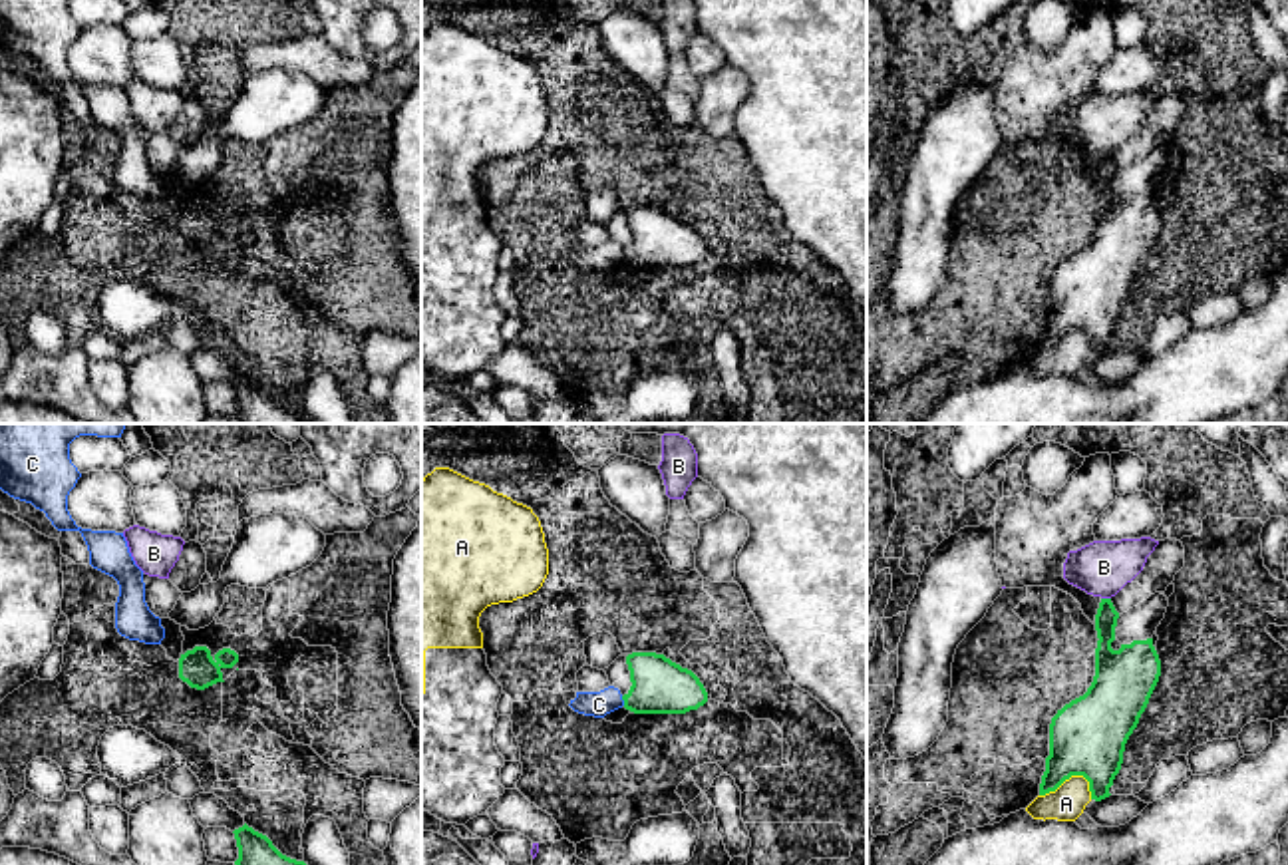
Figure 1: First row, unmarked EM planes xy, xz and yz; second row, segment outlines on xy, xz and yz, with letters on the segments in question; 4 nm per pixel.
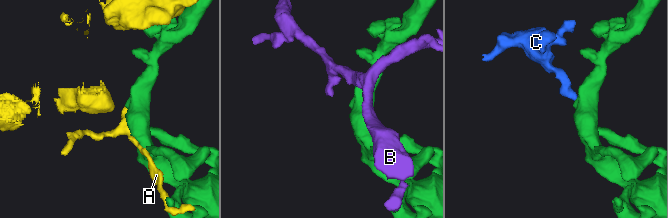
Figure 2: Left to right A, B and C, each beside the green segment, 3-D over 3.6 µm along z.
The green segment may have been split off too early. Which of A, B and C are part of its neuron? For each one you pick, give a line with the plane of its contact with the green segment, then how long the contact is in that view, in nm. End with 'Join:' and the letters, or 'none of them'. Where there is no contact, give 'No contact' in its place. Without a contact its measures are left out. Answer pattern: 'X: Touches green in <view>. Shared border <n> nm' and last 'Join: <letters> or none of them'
Join: none of them

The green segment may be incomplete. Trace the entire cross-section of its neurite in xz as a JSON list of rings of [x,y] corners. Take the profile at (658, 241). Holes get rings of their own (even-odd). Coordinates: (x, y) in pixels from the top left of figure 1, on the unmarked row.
[[[632,207],[626,219],[632,241],[622,255],[634,268],[686,268],[708,257],[700,233],[664,209]]]

